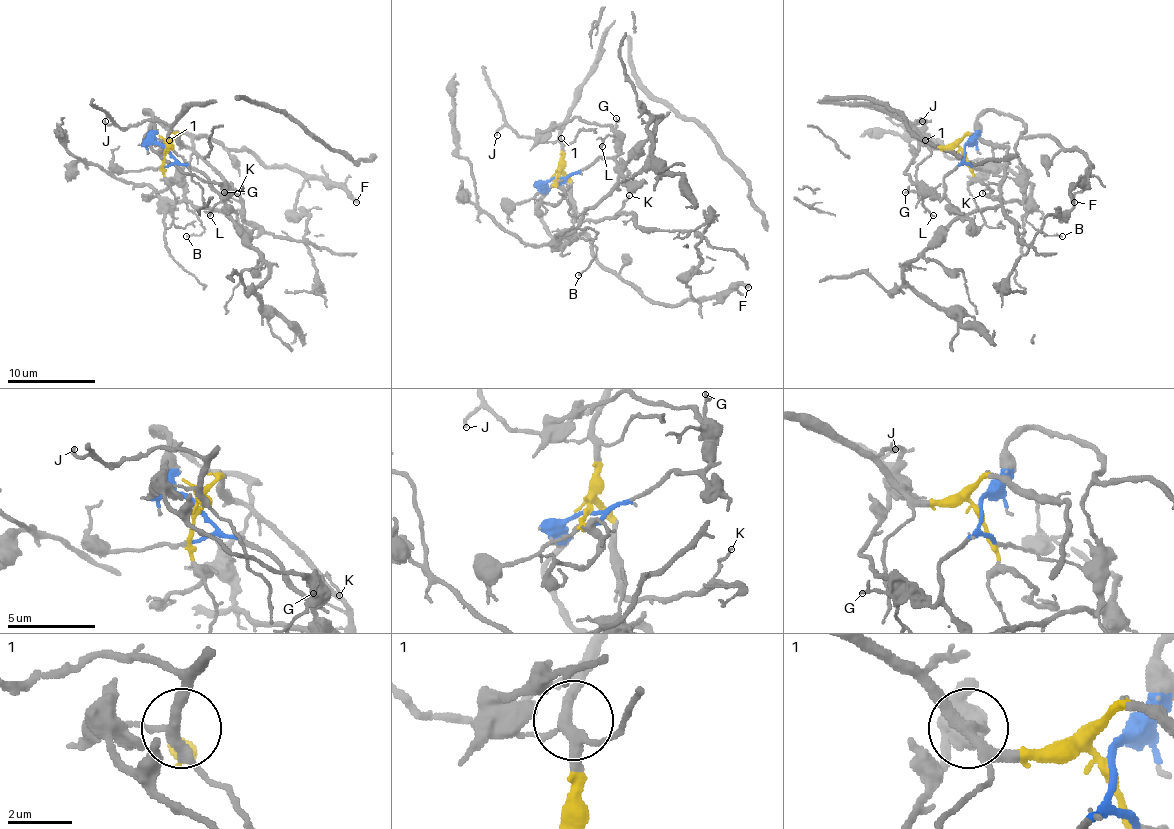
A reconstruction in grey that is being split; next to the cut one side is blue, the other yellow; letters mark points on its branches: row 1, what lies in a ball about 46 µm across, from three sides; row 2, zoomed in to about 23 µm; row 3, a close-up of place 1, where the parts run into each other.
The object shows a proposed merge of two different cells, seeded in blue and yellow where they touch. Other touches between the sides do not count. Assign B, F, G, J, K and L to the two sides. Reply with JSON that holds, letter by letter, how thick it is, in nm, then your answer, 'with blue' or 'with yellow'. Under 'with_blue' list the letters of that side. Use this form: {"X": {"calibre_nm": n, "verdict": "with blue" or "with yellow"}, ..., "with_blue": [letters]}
{"B": {"calibre_nm": 120, "verdict": "with blue"}, "F": {"calibre_nm": 340, "verdict": "with blue"}, "G": {"calibre_nm": 200, "verdict": "with blue"}, "J": {"calibre_nm": 170, "verdict": "with yellow"}, "K": {"calibre_nm": 110, "verdict": "with yellow"}, "L": {"calibre_nm": 110, "verdict": "with blue"}, "with_blue": ["B", "F", "G", "L"]}

